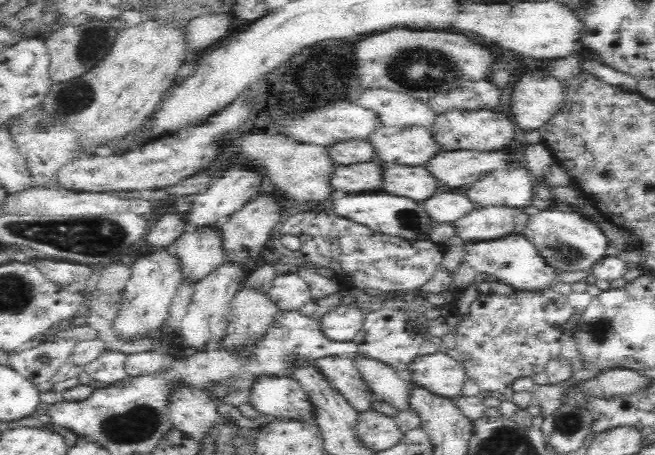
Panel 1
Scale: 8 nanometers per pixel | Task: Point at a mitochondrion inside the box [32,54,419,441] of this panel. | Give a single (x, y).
(72, 95)

